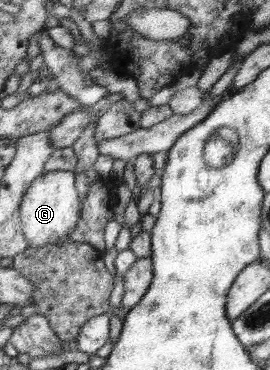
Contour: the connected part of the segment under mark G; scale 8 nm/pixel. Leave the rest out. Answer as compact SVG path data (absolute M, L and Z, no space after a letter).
M58 171L44 173L35 179L27 188L20 203L20 217L25 239L33 249L43 245L55 244L77 227L83 215L83 199L80 197L79 188L76 186L75 172Z

